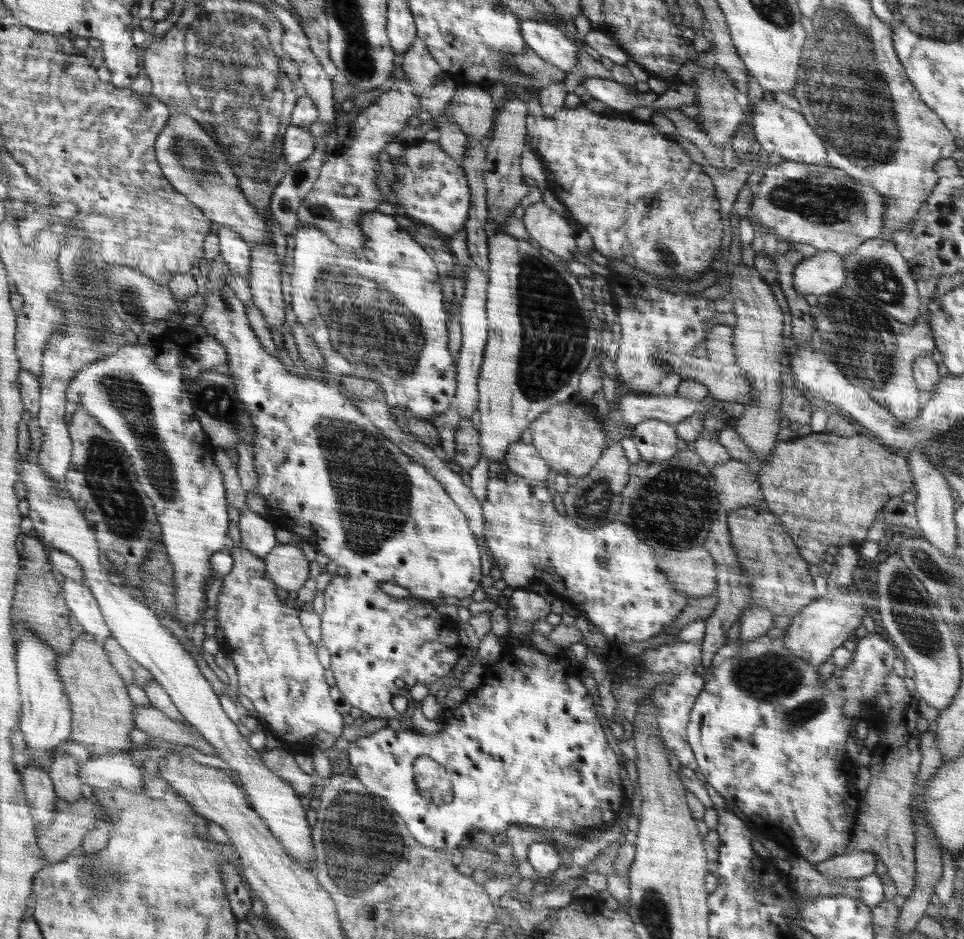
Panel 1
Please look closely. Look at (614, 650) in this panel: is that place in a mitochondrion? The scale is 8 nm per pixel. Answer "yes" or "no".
no

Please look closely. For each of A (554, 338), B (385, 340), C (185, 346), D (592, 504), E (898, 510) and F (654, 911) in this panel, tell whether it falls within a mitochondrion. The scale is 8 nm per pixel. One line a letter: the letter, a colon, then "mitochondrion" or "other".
A: mitochondrion
B: mitochondrion
C: other
D: mitochondrion
E: other
F: mitochondrion

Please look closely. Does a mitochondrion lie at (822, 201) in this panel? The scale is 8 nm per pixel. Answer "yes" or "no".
yes

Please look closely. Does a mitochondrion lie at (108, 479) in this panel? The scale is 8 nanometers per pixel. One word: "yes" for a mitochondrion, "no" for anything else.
yes

